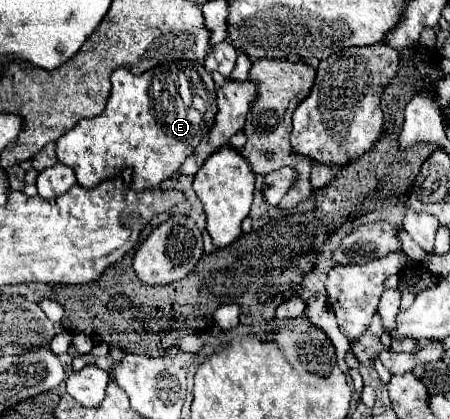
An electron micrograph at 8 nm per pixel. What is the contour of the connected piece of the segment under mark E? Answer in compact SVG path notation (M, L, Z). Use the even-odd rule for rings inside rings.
M171 62L155 66L145 74L131 74L127 68L119 68L111 74L111 96L107 108L97 118L79 120L67 134L57 140L57 158L75 170L77 182L83 188L95 188L107 178L115 178L117 170L133 170L130 187L135 191L159 188L161 182L169 180L185 162L185 158L195 152L199 142L207 136L217 114L215 84L211 74L199 62Z

